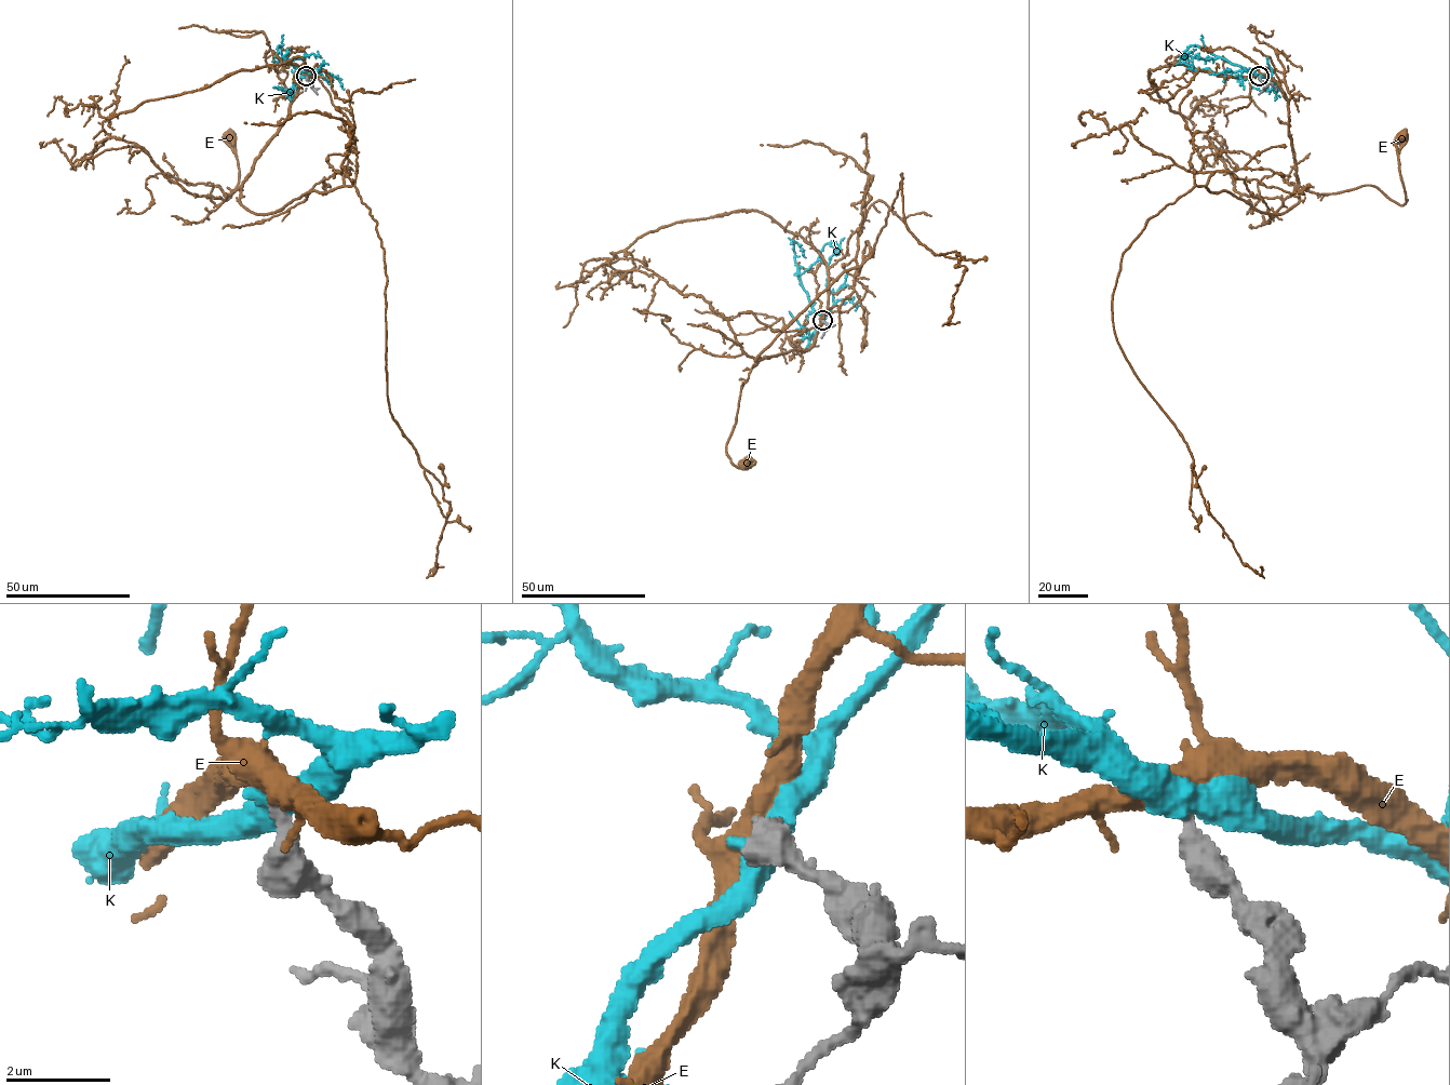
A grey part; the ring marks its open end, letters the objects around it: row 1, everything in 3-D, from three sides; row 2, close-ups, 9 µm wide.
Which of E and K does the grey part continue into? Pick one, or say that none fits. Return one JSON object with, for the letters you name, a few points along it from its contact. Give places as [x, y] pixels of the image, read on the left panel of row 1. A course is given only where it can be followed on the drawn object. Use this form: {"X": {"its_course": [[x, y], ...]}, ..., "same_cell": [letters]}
{"same_cell": []}

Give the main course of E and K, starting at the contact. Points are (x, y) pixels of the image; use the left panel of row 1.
E: (307, 76), (241, 187), (230, 193), (212, 188), (217, 205), (239, 179), (229, 136)
K: (307, 77), (308, 74), (298, 71), (282, 55), (279, 45), (278, 56), (282, 57), (290, 49)

